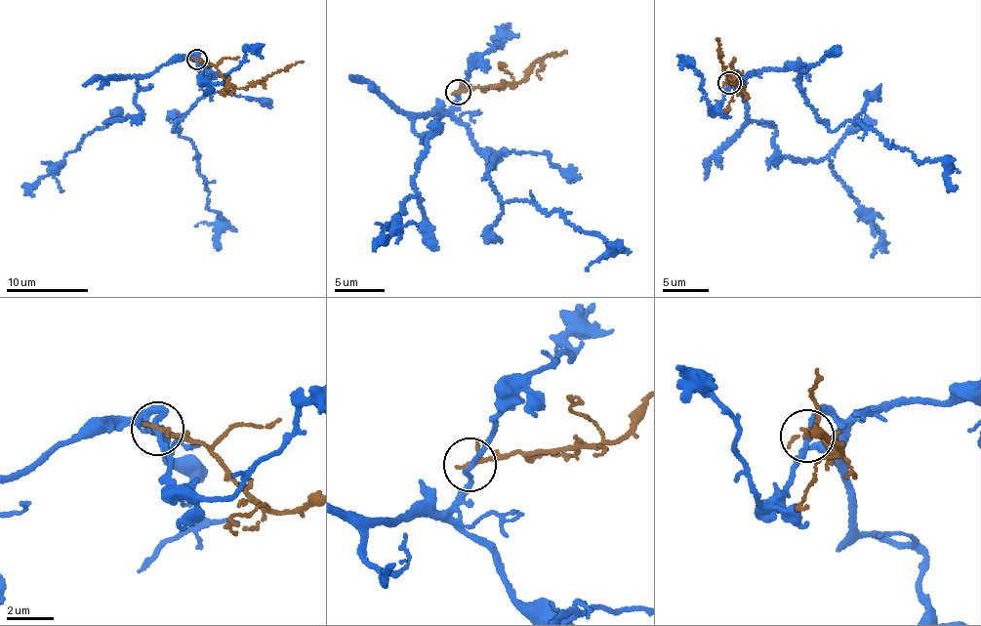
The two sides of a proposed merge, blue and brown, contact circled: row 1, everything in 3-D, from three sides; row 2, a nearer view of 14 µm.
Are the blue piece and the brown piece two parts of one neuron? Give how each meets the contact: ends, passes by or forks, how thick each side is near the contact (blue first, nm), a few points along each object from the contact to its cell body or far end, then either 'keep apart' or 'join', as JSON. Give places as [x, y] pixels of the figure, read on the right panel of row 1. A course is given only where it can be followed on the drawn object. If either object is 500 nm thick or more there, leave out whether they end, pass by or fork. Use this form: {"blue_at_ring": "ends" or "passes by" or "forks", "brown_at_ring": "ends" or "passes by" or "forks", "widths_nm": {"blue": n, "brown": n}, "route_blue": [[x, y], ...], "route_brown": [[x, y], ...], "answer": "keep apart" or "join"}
{"blue_at_ring": "passes by", "brown_at_ring": "passes by", "widths_nm": {"blue": 200, "brown": 140}, "route_blue": [[728, 82], [734, 73], [791, 67], [833, 131], [859, 121], [887, 146], [959, 173]], "route_brown": [[728, 82], [732, 79], [743, 89], [728, 78], [716, 38]], "answer": "keep apart"}

